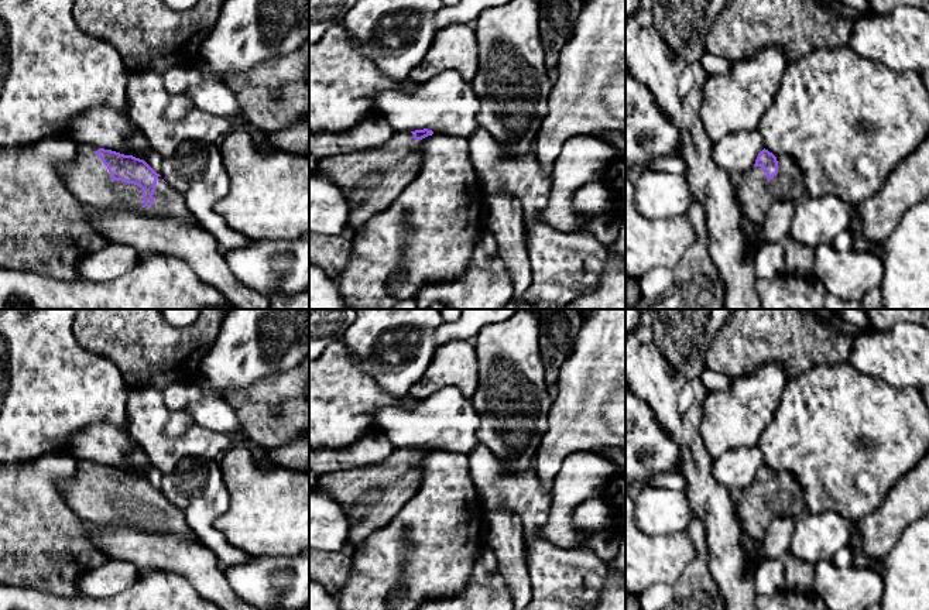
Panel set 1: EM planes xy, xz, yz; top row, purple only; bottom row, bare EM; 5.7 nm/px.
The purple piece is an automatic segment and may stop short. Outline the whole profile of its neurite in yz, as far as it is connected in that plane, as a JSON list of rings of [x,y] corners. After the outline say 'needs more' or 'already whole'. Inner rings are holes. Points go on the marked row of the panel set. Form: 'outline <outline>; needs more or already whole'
outline [[[764,148],[754,167],[736,179],[736,195],[741,213],[761,226],[774,201],[796,205],[808,198],[808,191],[803,174],[791,157],[775,157]]]; needs more

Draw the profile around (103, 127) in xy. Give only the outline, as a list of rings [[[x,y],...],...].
[[[95,107],[73,119],[69,137],[78,144],[90,144],[96,148],[144,160],[128,145],[128,137],[136,130],[127,113],[120,113],[112,107]]]

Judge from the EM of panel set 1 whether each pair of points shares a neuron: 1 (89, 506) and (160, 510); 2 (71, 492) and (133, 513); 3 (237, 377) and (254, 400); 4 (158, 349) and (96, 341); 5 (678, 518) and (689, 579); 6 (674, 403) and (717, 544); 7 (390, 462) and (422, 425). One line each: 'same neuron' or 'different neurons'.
1: same neuron
2: same neuron
3: different neurons
4: same neuron
5: different neurons
6: same neuron
7: different neurons

